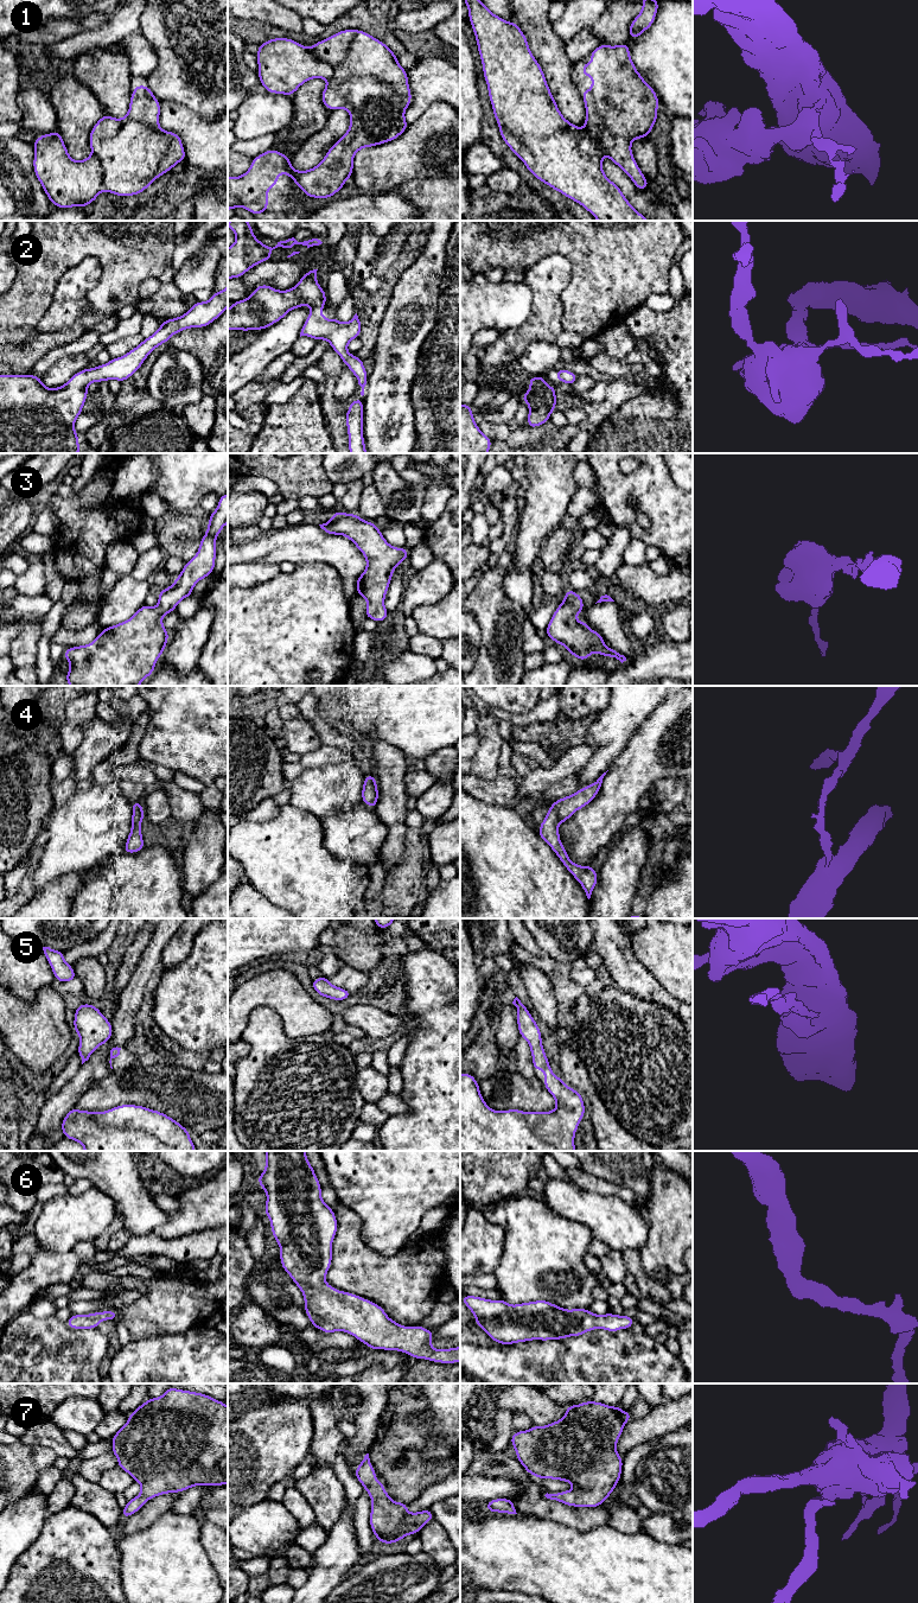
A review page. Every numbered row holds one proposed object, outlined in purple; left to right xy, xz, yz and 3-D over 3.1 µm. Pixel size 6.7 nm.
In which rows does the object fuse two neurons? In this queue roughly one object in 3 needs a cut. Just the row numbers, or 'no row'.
4

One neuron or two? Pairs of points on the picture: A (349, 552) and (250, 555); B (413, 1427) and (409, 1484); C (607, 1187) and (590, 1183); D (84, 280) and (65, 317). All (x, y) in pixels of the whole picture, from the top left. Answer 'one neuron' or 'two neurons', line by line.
A: one neuron
B: one neuron
C: one neuron
D: one neuron

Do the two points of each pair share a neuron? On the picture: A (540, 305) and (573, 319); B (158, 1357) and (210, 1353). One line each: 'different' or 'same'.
A: different
B: same

